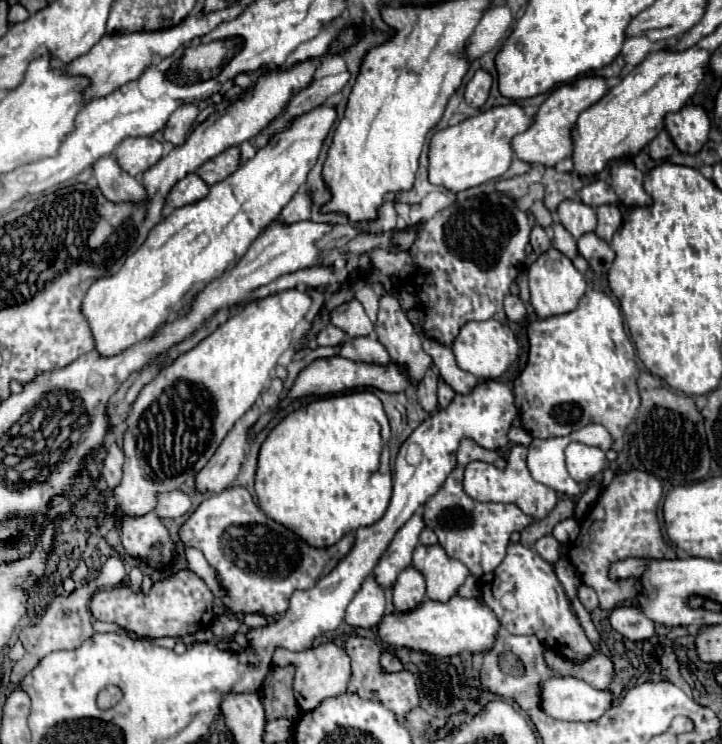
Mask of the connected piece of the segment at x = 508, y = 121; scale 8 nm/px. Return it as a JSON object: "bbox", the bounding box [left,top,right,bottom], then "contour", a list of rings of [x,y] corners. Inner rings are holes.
{"bbox":[429,104,535,192],"contour":[[[519,104],[493,106],[479,116],[467,118],[455,126],[437,130],[429,144],[429,182],[445,186],[451,192],[461,192],[471,186],[479,186],[507,172],[513,150],[511,140],[515,134],[525,132],[535,122],[535,116],[525,114]]]}

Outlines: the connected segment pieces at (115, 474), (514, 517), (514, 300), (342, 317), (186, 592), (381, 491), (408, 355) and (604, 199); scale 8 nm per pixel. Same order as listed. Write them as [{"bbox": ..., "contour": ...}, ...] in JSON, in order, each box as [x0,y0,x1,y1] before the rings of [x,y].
[{"bbox":[101,442,123,488],"contour":[[[109,442],[107,448],[109,448],[109,454],[103,460],[101,474],[107,480],[107,486],[115,488],[121,482],[121,476],[123,476],[123,452],[115,442]]]},{"bbox":[423,440,533,576],"contour":[[[463,440],[457,452],[457,466],[447,476],[441,490],[437,490],[437,494],[429,498],[429,502],[425,502],[423,520],[427,528],[431,528],[439,536],[439,544],[445,548],[445,552],[451,558],[463,562],[473,576],[483,576],[487,572],[493,572],[505,558],[505,550],[507,550],[511,532],[521,532],[525,526],[533,522],[533,518],[523,514],[515,504],[477,502],[469,498],[463,490],[463,470],[473,460],[489,462],[497,468],[505,468],[507,464],[497,452],[481,448],[473,440]]]},{"bbox":[505,296,525,322],"contour":[[[507,296],[505,298],[505,314],[513,322],[519,322],[525,318],[525,304],[521,302],[519,296]]]},{"bbox":[331,300,373,336],"contour":[[[349,300],[331,312],[331,324],[341,328],[347,336],[371,336],[373,322],[365,314],[359,300]]]},{"bbox":[91,570,213,638],"contour":[[[179,570],[169,578],[155,582],[147,594],[143,590],[131,590],[129,578],[125,576],[121,580],[121,586],[103,588],[91,598],[91,612],[97,620],[113,622],[145,638],[179,638],[197,632],[205,622],[207,606],[213,606],[213,594],[205,586],[205,582],[191,570]]]},{"bbox":[255,390,393,548],"contour":[[[368,390],[318,398],[287,414],[269,432],[259,450],[255,492],[261,510],[275,522],[293,530],[313,548],[327,548],[347,532],[377,522],[387,510],[393,483],[386,440],[381,453],[381,428],[385,426],[389,426],[389,420],[383,412],[383,404]]]},{"bbox":[375,292,431,384],"contour":[[[391,292],[379,300],[375,332],[379,342],[387,348],[391,360],[403,364],[413,384],[417,384],[431,366],[431,356],[423,352],[419,334]]]},{"bbox":[579,180,617,206],"contour":[[[595,180],[595,182],[589,182],[585,184],[581,190],[579,190],[579,198],[587,204],[587,206],[603,206],[603,204],[615,204],[617,202],[617,194],[613,192],[613,188],[603,182],[603,180]]]}]

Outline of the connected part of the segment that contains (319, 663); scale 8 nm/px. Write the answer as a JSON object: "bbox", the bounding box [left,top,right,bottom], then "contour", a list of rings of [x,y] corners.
{"bbox":[273,642,351,710],"contour":[[[333,642],[321,644],[321,646],[317,646],[313,650],[305,650],[305,652],[289,652],[285,648],[277,648],[273,652],[273,664],[277,664],[277,666],[295,664],[297,670],[295,670],[295,680],[293,680],[293,692],[295,692],[295,700],[301,710],[313,710],[323,698],[331,698],[331,696],[339,696],[339,694],[347,692],[351,664],[349,664],[345,650],[335,646]]]}

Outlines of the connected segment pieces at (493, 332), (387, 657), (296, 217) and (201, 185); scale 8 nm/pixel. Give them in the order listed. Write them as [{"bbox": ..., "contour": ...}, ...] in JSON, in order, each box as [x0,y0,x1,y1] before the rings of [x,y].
[{"bbox":[451,318,519,380],"contour":[[[493,318],[483,320],[483,322],[467,322],[465,326],[461,326],[459,336],[455,338],[451,348],[455,354],[457,366],[465,372],[471,372],[479,380],[499,378],[517,360],[517,354],[519,354],[519,346],[511,328]]]},{"bbox":[381,650,403,672],"contour":[[[387,650],[381,656],[381,666],[383,666],[385,672],[399,672],[399,670],[403,670],[401,660],[393,652],[387,652]]]},{"bbox":[277,188,311,224],"contour":[[[301,188],[293,200],[283,208],[281,216],[277,220],[283,220],[287,224],[293,224],[293,222],[301,222],[301,220],[309,220],[311,216],[311,194],[307,188]]]},{"bbox":[167,172,209,206],"contour":[[[193,172],[193,174],[187,174],[183,180],[179,180],[173,190],[169,192],[167,196],[167,206],[185,206],[189,202],[197,202],[201,198],[205,198],[205,194],[209,192],[209,186]]]}]

